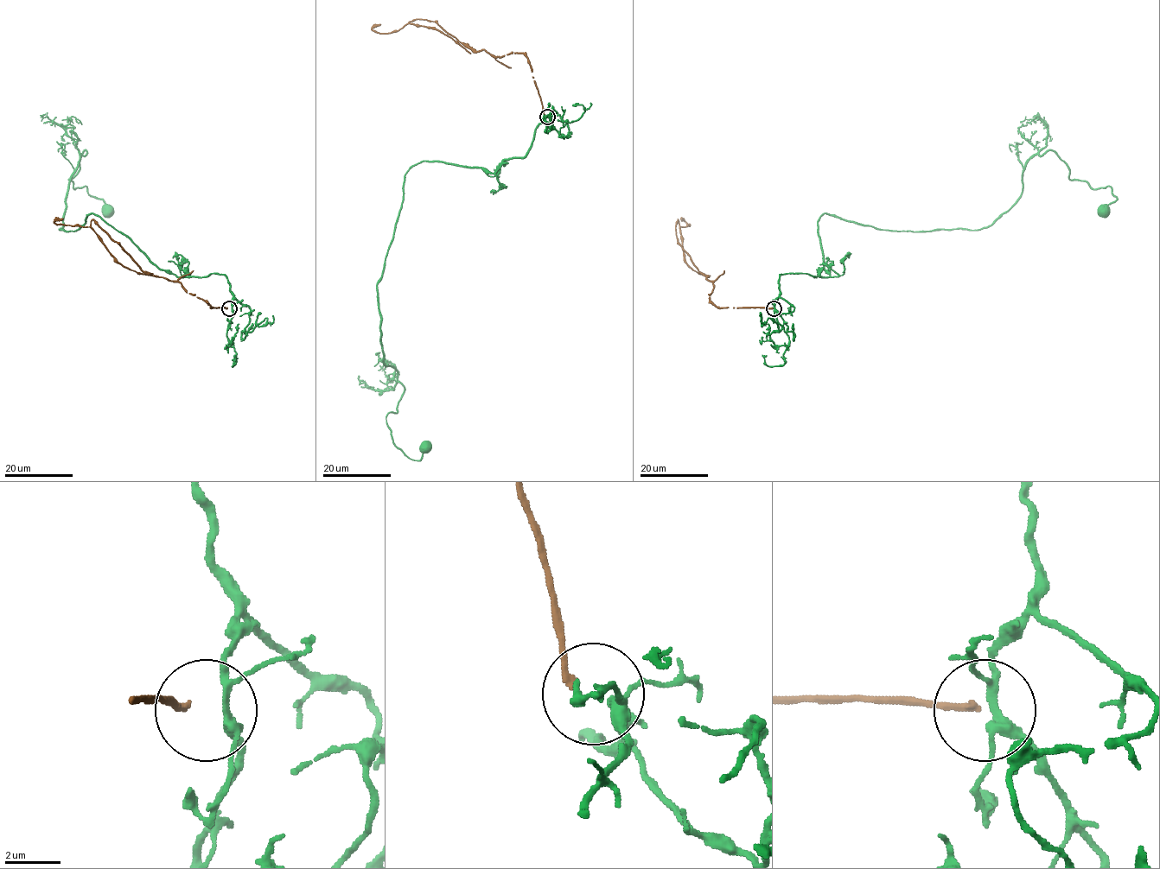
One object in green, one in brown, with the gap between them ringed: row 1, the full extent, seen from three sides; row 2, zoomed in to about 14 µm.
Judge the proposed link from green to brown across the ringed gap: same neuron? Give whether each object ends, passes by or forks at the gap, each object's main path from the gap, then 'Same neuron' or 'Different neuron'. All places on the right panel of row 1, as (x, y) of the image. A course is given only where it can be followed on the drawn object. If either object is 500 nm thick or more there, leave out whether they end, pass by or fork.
At the ring green forks. At the ring brown ends. Course of green: (774, 308), (780, 275), (829, 275), (824, 213), (987, 228), (1052, 150), (1071, 180), (1110, 187), (1102, 209). Course of brown: (773, 307), (716, 307), (710, 301), (713, 282), (686, 263), (680, 228), (689, 225), (681, 218). Different neuron

